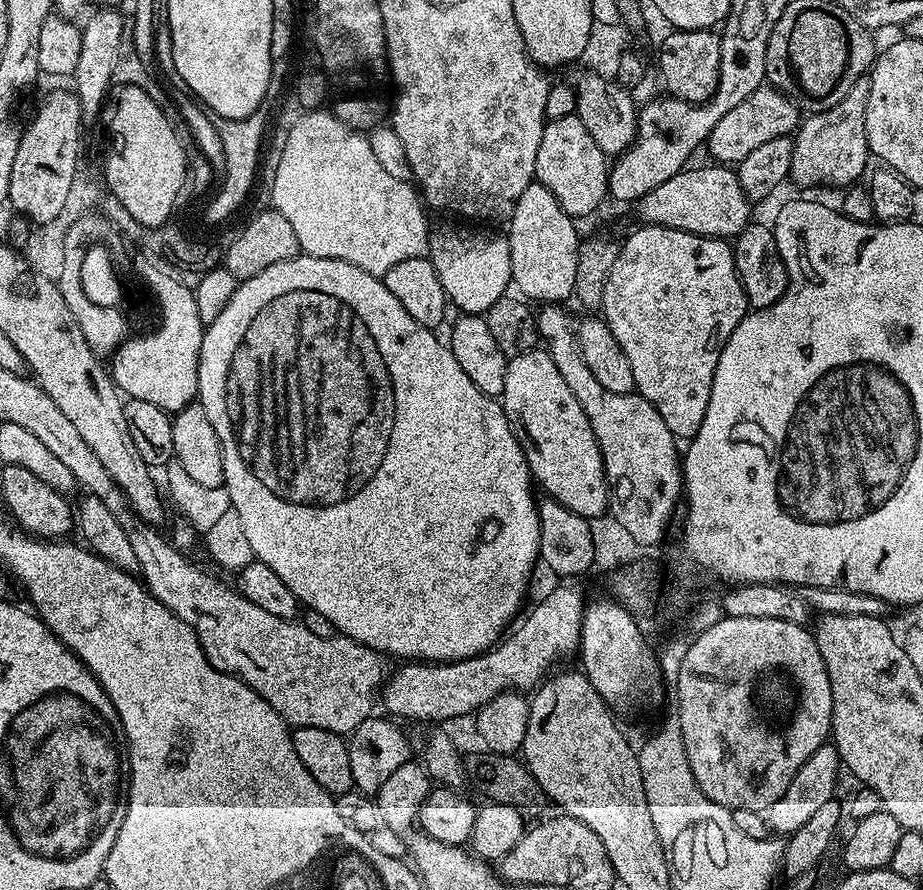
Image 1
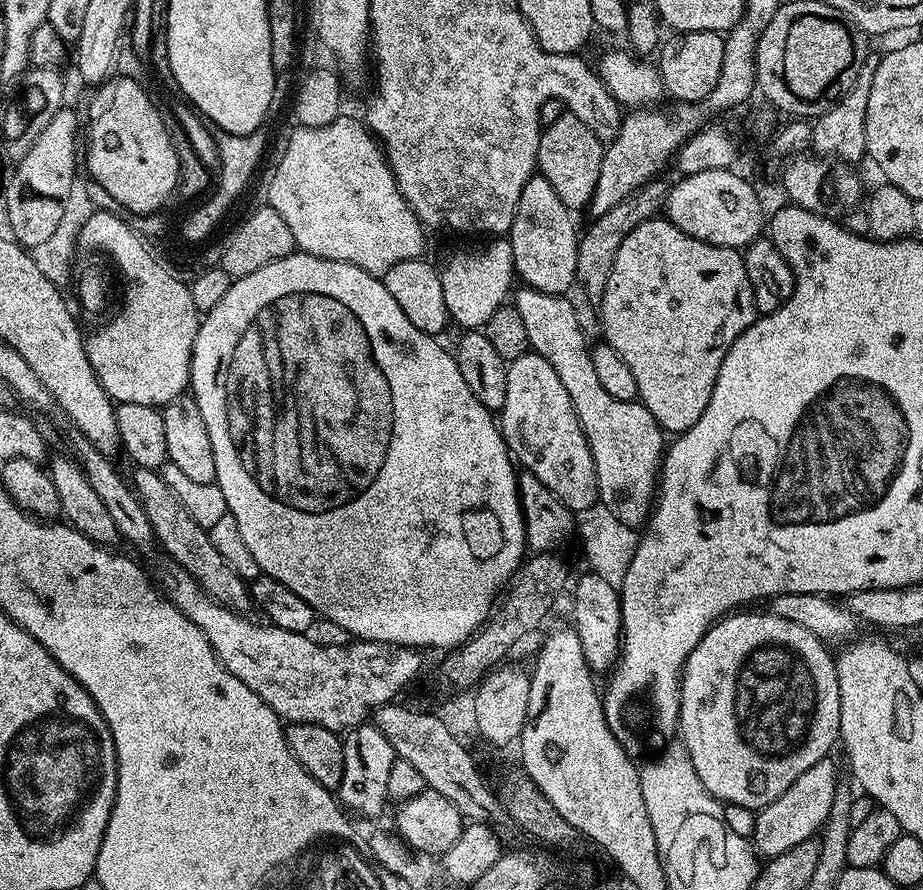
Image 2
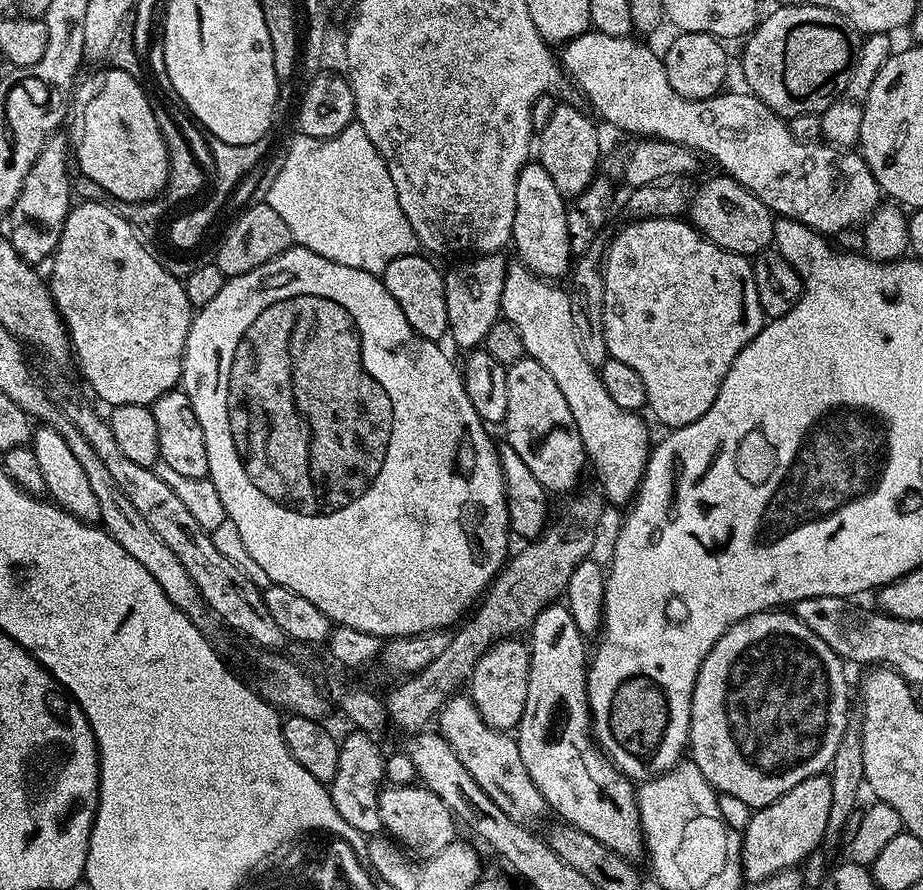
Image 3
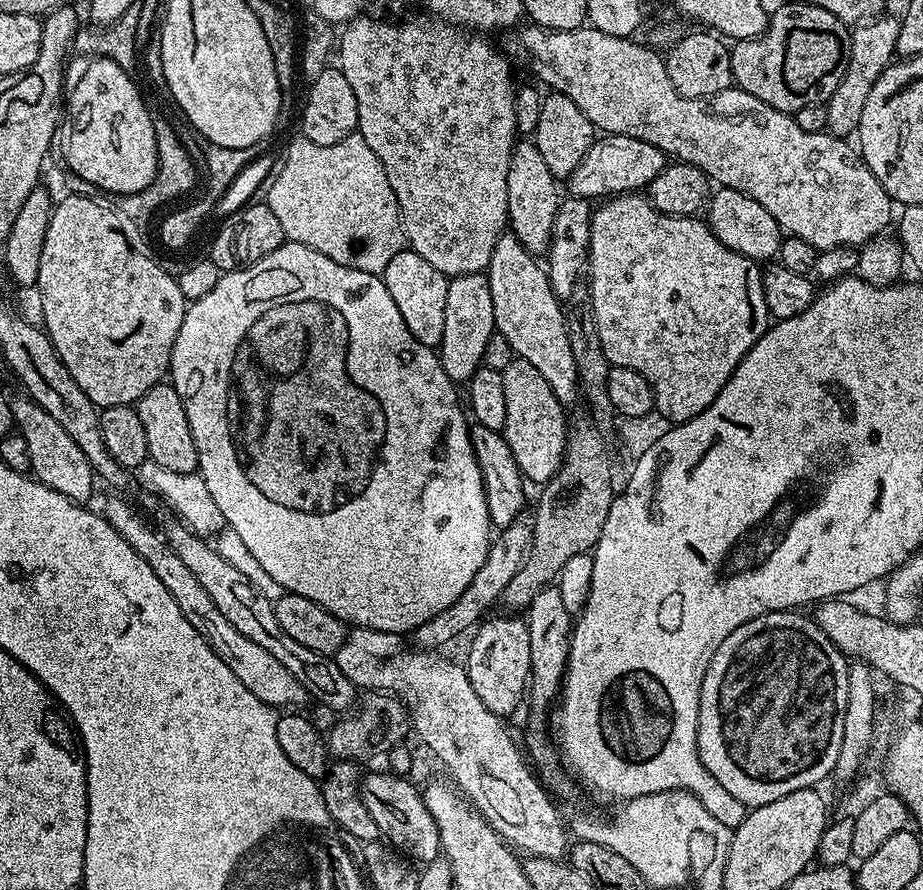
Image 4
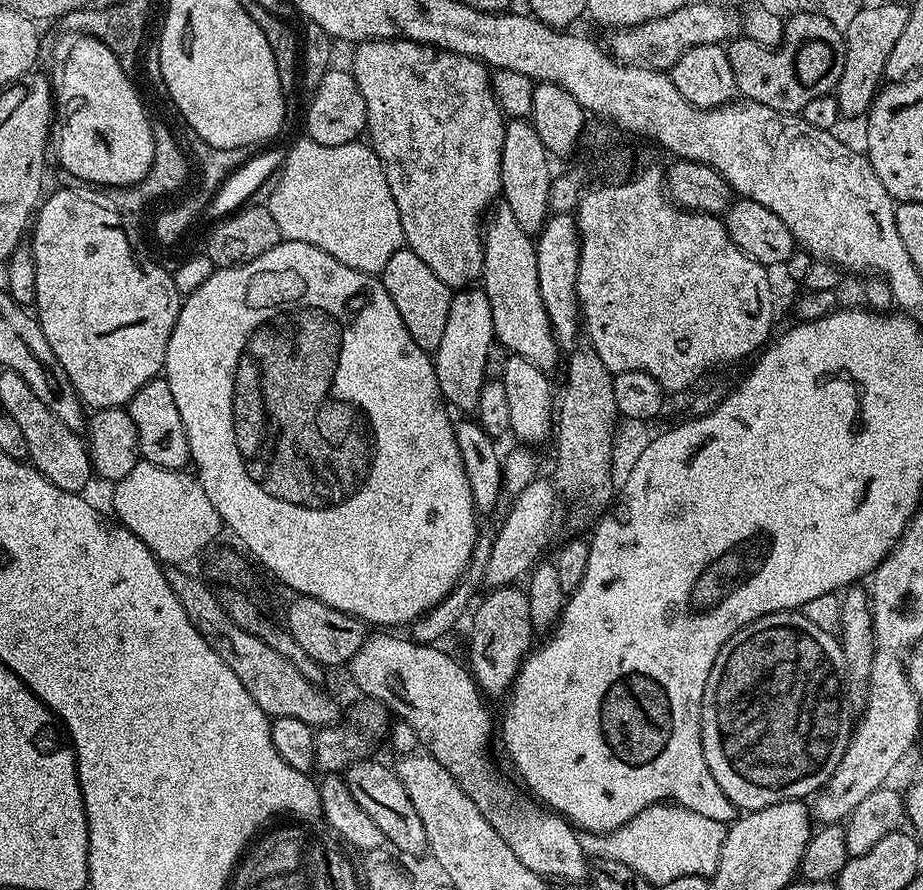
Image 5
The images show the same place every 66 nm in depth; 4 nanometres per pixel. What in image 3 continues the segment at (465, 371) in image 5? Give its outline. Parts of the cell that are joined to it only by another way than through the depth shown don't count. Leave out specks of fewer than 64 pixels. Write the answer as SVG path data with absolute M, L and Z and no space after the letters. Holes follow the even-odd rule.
M500 252L476 254L464 258L457 268L447 269L444 277L448 336L463 350L476 350L484 343L487 331L501 319L500 294L506 271L506 260Z

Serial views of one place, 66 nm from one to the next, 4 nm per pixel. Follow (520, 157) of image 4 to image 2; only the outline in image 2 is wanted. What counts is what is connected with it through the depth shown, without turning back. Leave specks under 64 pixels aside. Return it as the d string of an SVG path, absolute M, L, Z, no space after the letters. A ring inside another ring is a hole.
M539 174L529 175L526 186L522 186L522 198L518 198L518 206L514 214L514 222L510 239L516 276L527 287L563 296L574 282L574 266L578 263L578 227L572 221L573 213L554 194L554 186L546 182Z

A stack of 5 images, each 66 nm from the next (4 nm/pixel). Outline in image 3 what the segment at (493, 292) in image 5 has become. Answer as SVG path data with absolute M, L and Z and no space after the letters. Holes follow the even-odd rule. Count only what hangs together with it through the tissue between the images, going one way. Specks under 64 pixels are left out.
M513 262L507 265L502 292L500 294L500 310L505 321L512 324L514 330L522 340L524 355L527 359L538 362L549 372L550 378L558 390L562 390L562 398L566 398L566 406L570 406L572 421L576 427L576 433L582 438L582 446L587 463L596 470L600 478L599 487L604 493L604 499L609 505L624 504L628 506L633 503L636 491L644 477L644 471L648 465L648 428L644 425L643 415L640 412L622 410L610 394L606 394L604 380L600 377L599 371L586 362L582 349L578 347L578 338L574 338L574 318L570 306L570 295L559 288L559 283L536 276L526 265Z

